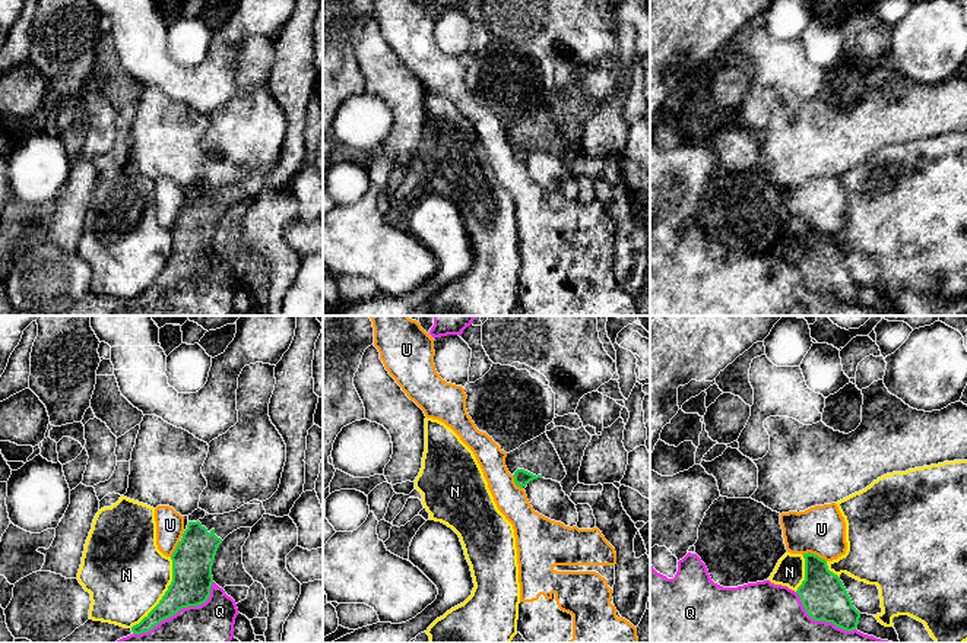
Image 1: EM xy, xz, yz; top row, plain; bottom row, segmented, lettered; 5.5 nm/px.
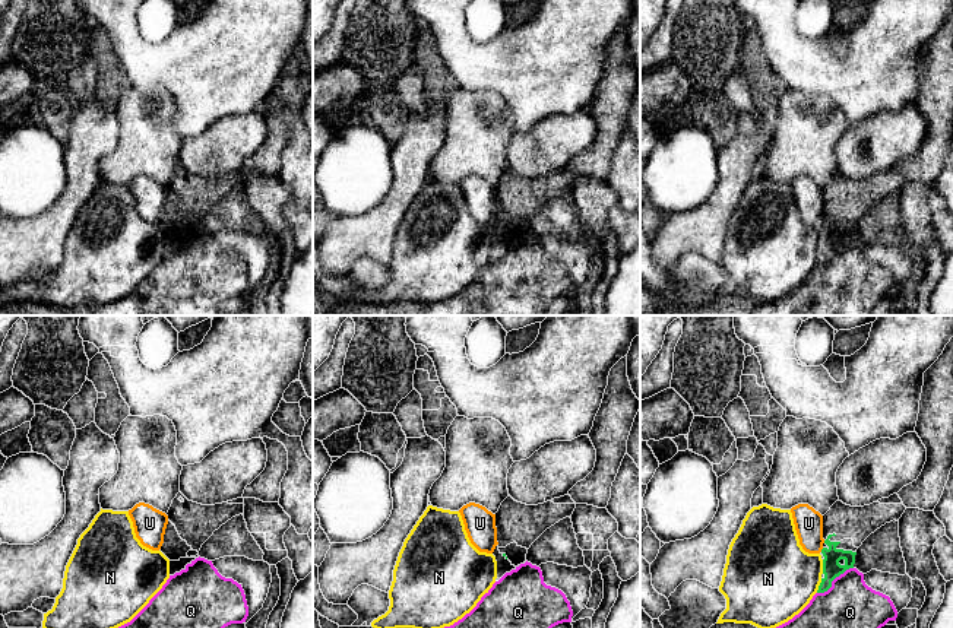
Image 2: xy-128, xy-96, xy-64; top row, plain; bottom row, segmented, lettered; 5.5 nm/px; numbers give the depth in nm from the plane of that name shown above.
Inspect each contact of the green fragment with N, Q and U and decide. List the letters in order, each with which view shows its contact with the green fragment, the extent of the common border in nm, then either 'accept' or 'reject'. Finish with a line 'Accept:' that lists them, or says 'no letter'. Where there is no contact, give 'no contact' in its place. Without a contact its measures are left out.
N: xy | 460 nm | reject
Q: xy | 550 nm | reject
U: yz | 140 nm | reject
Accept: no letter

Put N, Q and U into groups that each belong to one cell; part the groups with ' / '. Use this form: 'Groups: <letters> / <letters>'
Groups: N / Q / U

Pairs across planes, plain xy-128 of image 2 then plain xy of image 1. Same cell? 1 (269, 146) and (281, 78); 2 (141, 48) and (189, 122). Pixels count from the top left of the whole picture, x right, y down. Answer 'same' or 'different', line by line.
1: same
2: different

